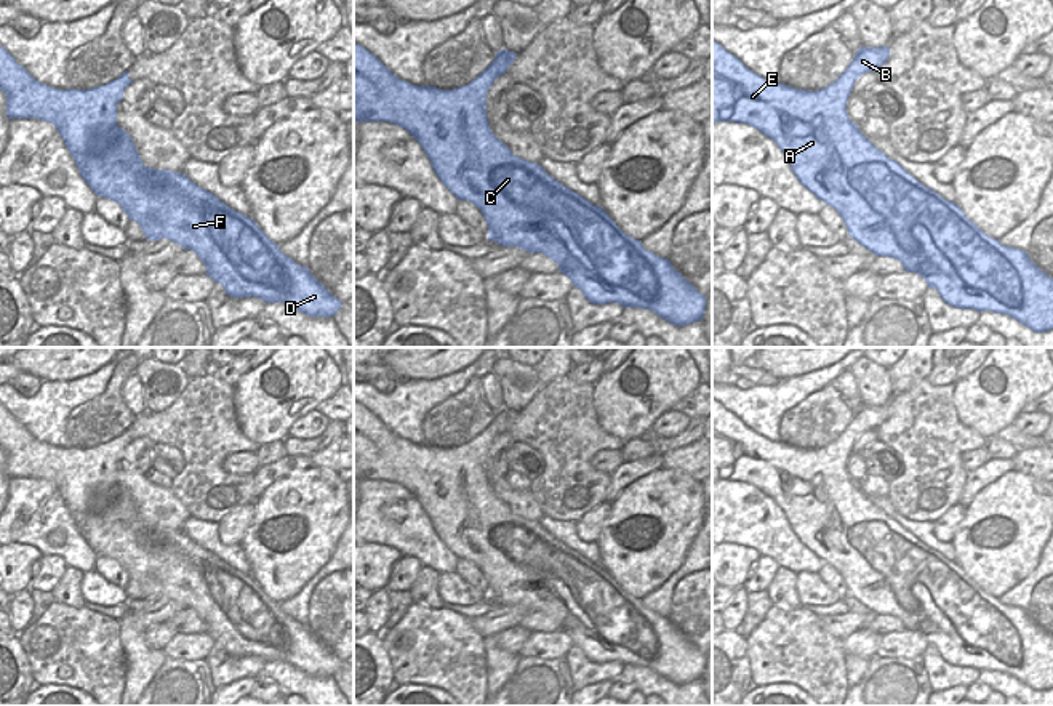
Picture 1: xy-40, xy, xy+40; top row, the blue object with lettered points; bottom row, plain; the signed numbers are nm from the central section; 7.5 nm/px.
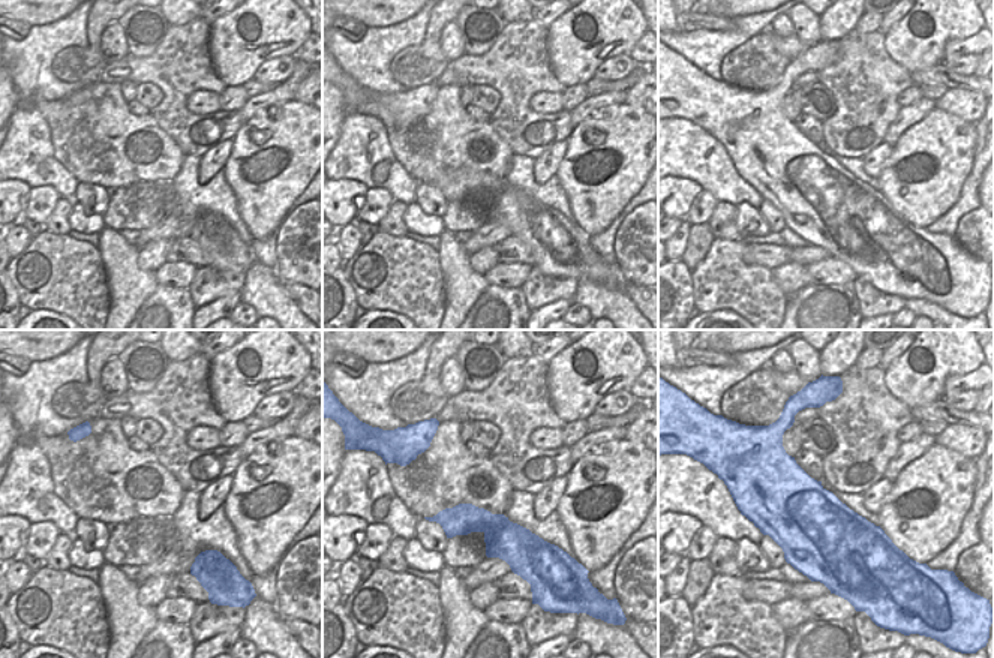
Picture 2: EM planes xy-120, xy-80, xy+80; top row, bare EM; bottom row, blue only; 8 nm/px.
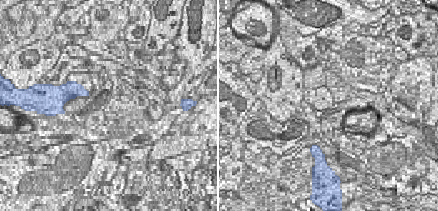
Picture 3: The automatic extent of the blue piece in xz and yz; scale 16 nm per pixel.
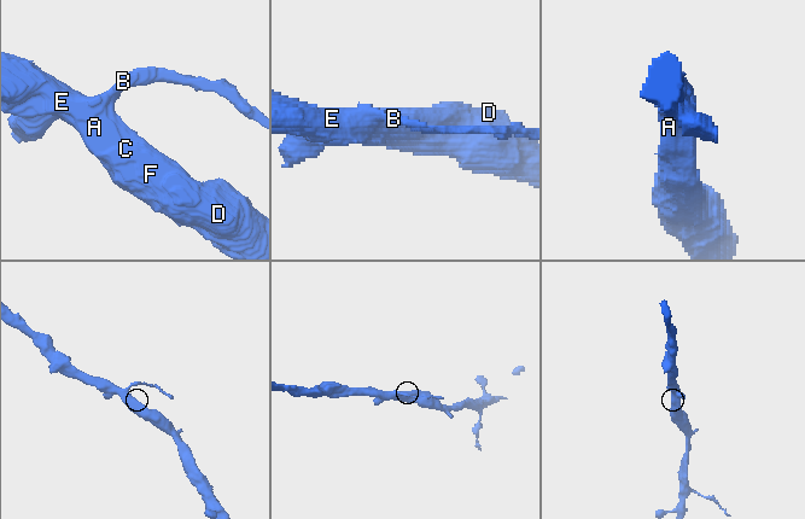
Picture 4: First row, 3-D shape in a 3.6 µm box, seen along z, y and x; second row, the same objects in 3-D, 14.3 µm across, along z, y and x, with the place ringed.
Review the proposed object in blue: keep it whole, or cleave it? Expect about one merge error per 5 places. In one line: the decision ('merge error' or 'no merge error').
no merge error

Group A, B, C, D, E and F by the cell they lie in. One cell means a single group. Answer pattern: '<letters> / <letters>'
A B C D E F

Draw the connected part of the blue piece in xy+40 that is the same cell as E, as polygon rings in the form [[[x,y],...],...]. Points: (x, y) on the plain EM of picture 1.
[[[712,399],[712,482],[747,482],[773,498],[786,514],[794,533],[826,564],[835,567],[848,594],[875,615],[898,618],[906,631],[915,631],[935,647],[944,661],[959,668],[1005,672],[1035,692],[1053,688],[1053,637],[1039,628],[1026,610],[1003,605],[967,576],[955,560],[919,541],[898,520],[879,509],[847,472],[855,440],[866,431],[877,431],[890,416],[888,405],[861,405],[850,424],[824,448],[808,450],[771,442],[747,427],[738,416]]]

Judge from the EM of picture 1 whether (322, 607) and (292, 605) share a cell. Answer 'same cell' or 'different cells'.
different cells

